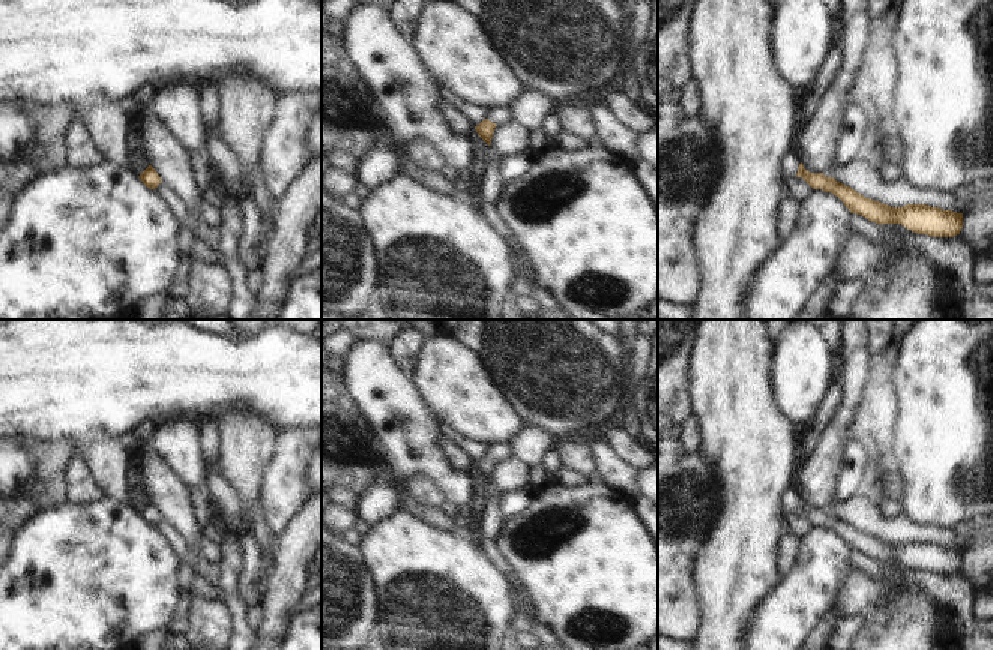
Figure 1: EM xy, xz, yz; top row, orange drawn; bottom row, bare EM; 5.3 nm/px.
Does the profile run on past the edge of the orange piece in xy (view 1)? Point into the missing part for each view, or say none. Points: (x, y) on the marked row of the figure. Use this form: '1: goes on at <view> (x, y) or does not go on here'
1: does not go on here

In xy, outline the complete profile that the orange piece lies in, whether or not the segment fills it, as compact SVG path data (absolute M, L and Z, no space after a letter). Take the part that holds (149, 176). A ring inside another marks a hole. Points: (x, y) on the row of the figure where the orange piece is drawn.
M149 165L138 177L150 189L156 189L158 185L162 182L152 165Z

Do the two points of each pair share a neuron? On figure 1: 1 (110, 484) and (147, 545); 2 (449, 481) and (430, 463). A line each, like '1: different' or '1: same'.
1: different
2: same

